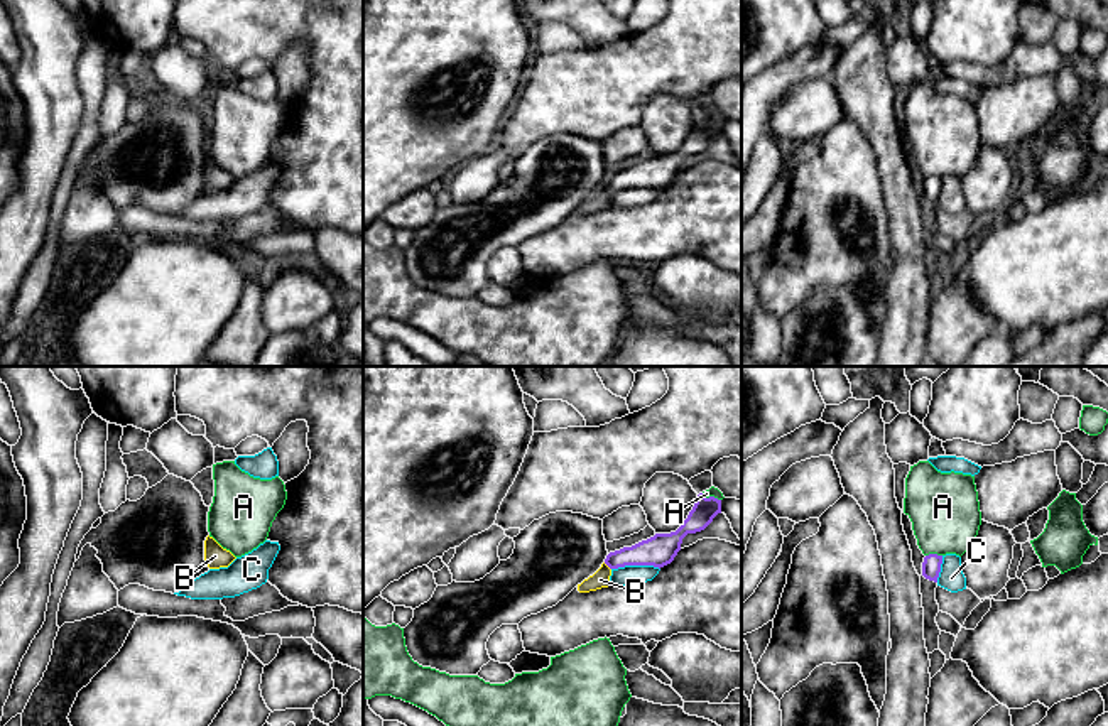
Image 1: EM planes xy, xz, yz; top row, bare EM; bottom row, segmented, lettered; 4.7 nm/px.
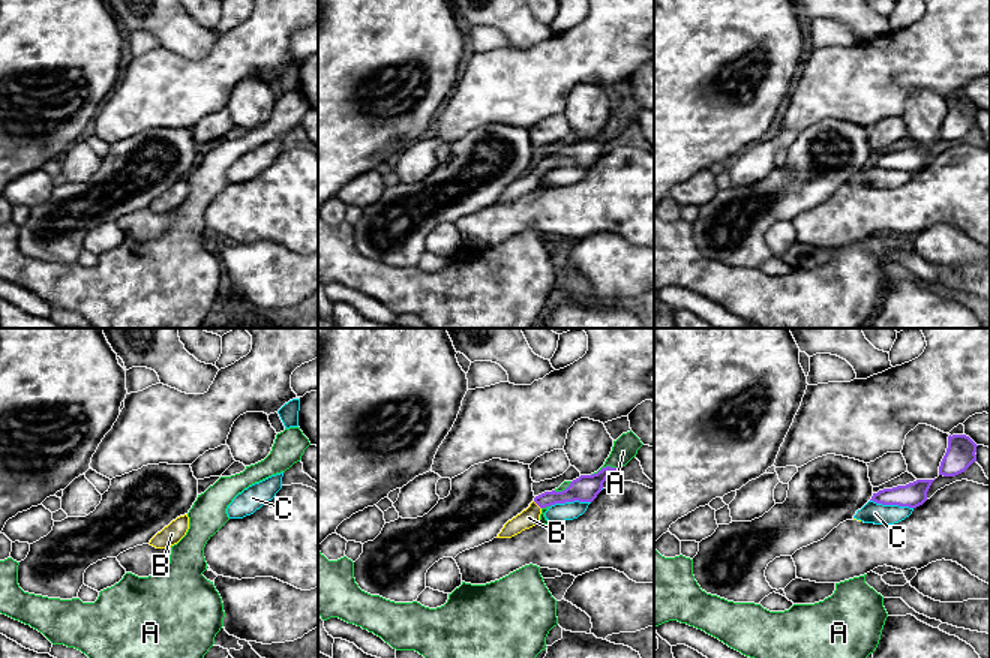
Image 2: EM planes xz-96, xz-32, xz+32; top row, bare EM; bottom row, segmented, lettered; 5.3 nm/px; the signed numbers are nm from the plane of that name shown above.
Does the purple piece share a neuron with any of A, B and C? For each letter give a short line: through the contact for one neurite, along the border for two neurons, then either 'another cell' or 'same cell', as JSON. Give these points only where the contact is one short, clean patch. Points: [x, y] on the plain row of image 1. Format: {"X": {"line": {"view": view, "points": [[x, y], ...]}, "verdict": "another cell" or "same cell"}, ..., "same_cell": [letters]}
{"A": {"verdict": "another cell"}, "B": {"line": {"view": "xz", "points": [[657, 173], [624, 178], [607, 186], [600, 201]]}, "verdict": "same cell"}, "C": {"line": {"view": "xz", "points": [[659, 189], [619, 188], [612, 191]]}, "verdict": "another cell"}, "same_cell": ["B"]}

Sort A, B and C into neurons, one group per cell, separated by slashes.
A / B / C

